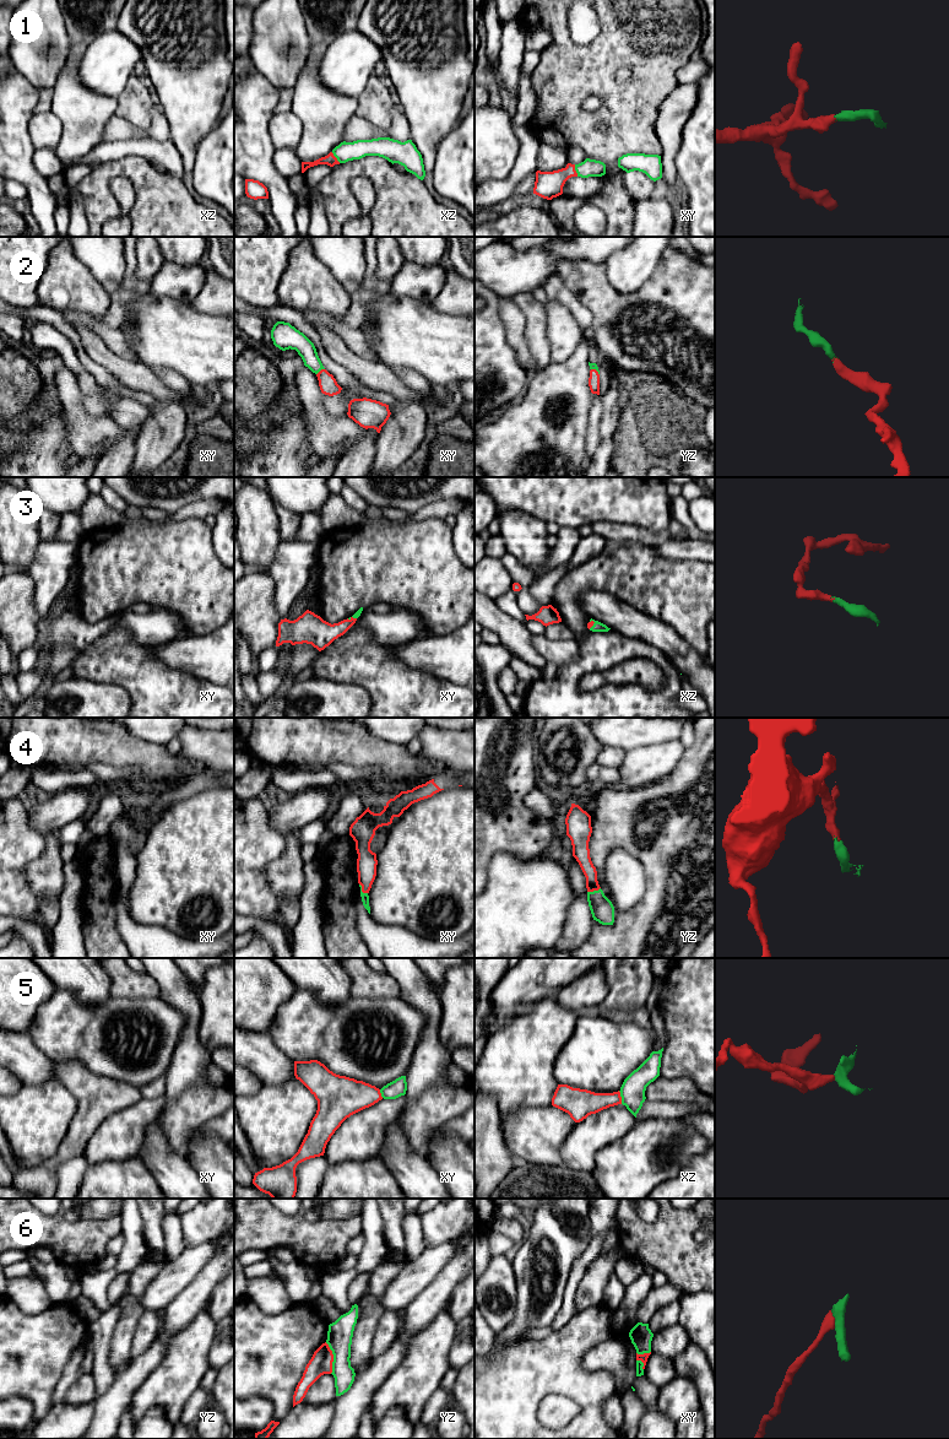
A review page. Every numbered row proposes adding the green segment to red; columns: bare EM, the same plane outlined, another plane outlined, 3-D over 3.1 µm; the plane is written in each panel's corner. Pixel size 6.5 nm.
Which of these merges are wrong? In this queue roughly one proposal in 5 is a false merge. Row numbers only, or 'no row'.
5, 6

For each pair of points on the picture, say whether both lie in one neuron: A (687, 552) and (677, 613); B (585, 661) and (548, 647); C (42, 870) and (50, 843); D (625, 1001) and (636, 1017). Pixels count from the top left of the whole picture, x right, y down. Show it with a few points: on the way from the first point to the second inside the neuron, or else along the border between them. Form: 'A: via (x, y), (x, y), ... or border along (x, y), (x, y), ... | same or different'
A: border along (657, 552), (667, 558), (699, 560), (701, 562) | different
B: border along (578, 642), (578, 655), (558, 666) | different
C: via (48, 864), (50, 861), (50, 849) | same
D: border along (644, 1005), (633, 1010), (612, 1010), (606, 1016) | different

